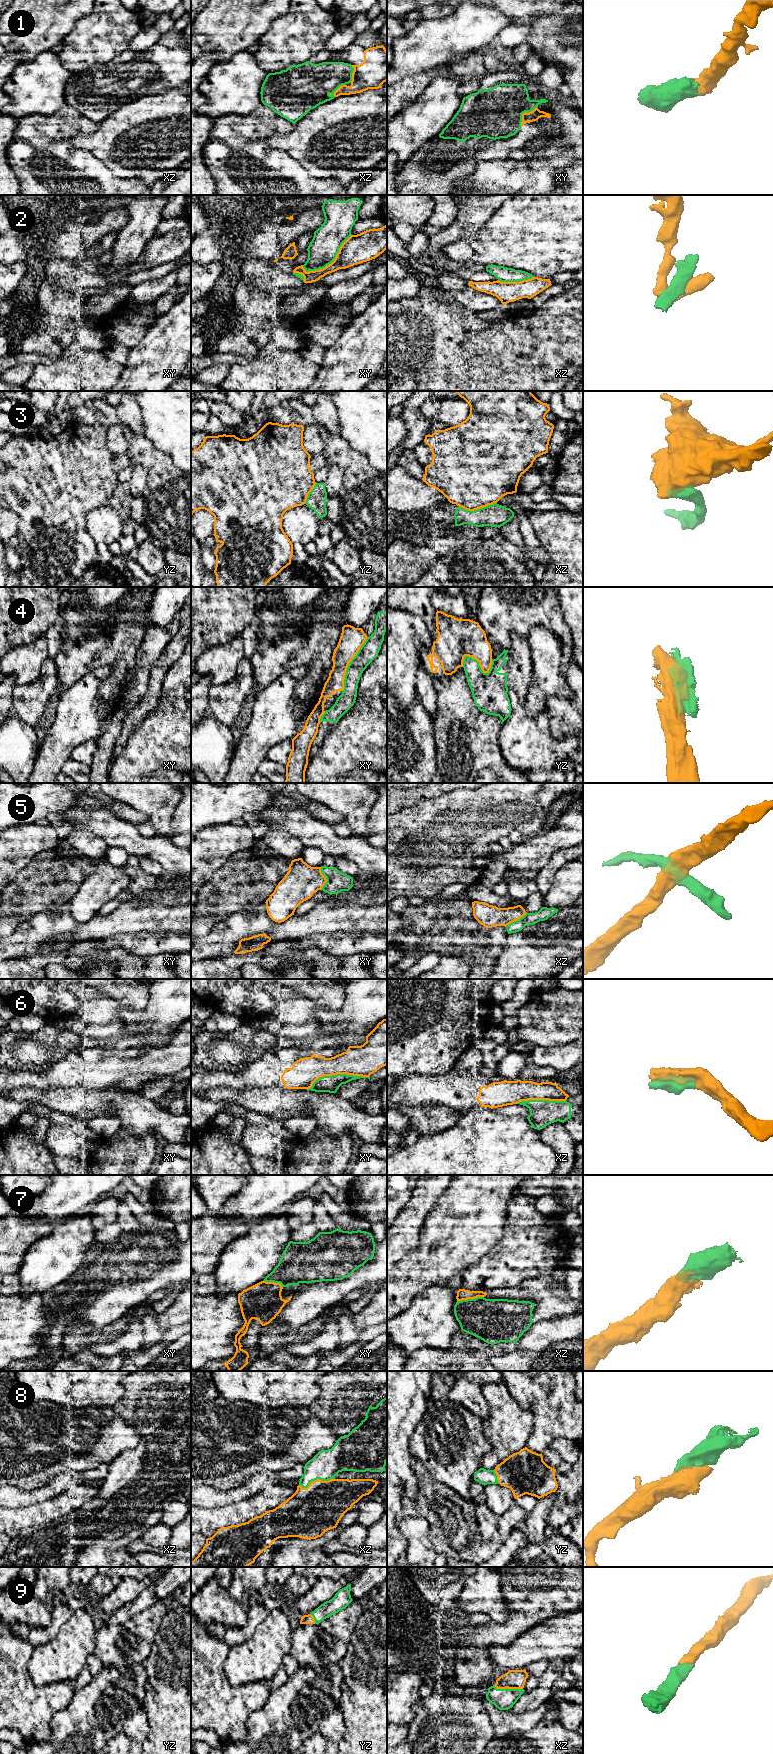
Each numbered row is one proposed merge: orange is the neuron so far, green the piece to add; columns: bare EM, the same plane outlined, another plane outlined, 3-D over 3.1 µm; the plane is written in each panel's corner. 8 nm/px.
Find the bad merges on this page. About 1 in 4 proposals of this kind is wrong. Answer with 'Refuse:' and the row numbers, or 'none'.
Refuse: 2, 3, 4, 5, 6

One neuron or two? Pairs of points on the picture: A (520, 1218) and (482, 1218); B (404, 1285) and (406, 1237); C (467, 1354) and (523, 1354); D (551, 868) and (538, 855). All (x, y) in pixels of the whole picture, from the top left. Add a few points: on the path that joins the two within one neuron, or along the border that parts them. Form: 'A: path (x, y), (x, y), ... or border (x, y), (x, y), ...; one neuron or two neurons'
A: border (512, 1195), (508, 1202), (504, 1233), (499, 1240); two neurons
B: border (418, 1235), (418, 1244), (397, 1261); two neurons
C: border (518, 1341), (511, 1351), (489, 1360); two neurons
D: border (565, 849), (555, 851), (533, 879); two neurons

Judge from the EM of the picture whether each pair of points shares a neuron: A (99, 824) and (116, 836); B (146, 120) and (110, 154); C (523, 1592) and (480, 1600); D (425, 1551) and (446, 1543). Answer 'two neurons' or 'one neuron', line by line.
A: one neuron
B: one neuron
C: two neurons
D: two neurons

